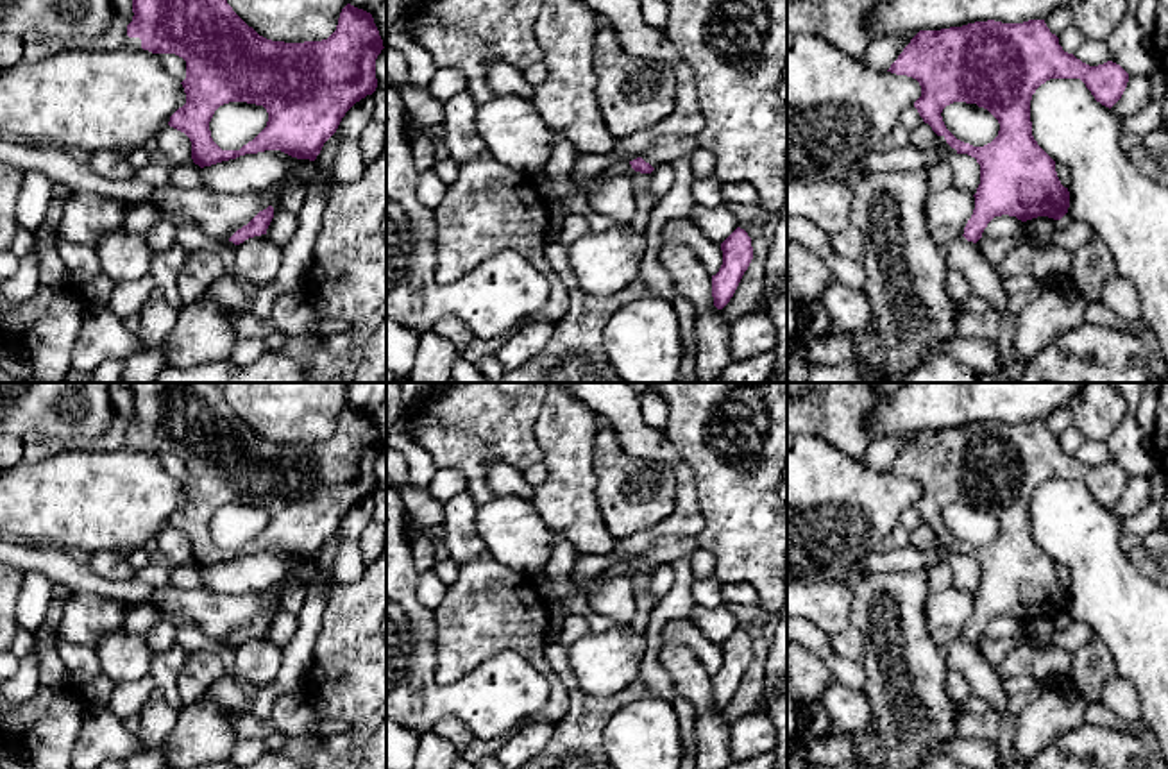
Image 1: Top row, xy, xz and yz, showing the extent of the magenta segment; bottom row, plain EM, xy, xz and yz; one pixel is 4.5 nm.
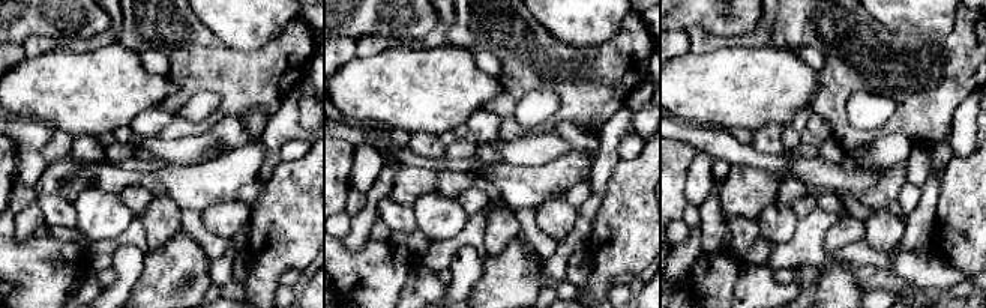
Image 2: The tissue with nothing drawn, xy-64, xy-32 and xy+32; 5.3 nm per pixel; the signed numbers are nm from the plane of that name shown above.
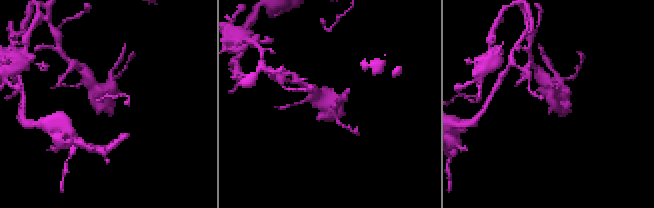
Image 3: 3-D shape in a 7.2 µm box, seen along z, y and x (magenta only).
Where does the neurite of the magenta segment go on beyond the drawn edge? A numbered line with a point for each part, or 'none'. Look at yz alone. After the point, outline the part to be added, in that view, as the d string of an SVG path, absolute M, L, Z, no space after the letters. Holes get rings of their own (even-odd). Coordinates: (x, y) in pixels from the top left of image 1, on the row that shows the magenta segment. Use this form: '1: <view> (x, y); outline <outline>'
none

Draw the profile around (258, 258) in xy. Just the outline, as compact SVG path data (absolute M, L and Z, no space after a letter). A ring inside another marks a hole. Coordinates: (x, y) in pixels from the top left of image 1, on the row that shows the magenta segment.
M267 234L249 238L236 245L236 275L261 288L277 275L281 258L283 249Z

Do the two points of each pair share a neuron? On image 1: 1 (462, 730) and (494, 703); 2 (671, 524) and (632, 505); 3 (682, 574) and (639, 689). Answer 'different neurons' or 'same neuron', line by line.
1: different neurons
2: different neurons
3: different neurons

